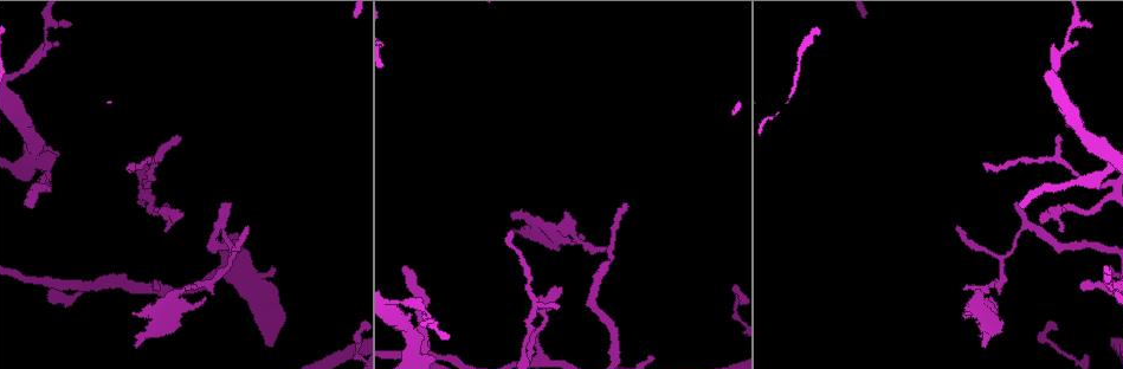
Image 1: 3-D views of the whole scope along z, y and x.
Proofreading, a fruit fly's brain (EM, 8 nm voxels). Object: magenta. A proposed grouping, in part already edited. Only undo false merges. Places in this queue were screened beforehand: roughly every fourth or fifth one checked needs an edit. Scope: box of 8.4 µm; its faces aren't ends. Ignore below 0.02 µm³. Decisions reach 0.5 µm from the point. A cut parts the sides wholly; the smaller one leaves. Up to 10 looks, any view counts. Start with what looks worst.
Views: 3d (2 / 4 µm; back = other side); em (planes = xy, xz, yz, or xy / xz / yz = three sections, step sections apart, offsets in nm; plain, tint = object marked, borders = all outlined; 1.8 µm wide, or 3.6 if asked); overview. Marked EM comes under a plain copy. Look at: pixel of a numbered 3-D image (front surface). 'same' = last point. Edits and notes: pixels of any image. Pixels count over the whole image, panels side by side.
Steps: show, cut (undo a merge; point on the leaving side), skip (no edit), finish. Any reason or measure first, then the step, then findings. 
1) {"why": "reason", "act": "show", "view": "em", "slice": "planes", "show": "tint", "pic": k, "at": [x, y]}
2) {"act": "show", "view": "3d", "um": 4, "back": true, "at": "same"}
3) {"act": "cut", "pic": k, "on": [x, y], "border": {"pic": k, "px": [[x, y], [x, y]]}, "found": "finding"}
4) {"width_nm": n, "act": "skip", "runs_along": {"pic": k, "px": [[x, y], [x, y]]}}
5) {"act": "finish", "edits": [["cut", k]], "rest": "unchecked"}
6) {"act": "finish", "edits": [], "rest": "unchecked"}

{"why": "abrupt turn", "act": "show", "view": "3d", "um": 4, "pic": 1, "at": [1028, 225]}

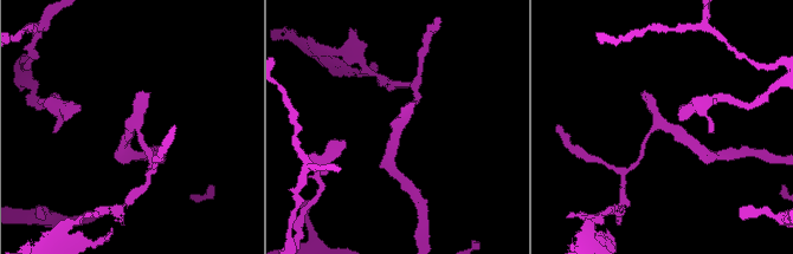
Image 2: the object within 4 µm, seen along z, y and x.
{"act": "show", "view": "em", "slice": "xz", "step": 16, "show": "tint", "pic": 2, "at": [656, 125]}

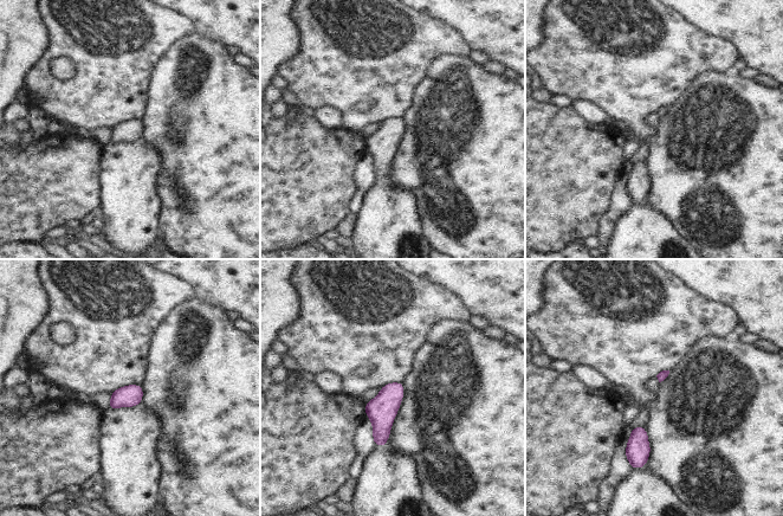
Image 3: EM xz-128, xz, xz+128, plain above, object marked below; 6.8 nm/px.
{"act": "show", "view": "em", "slice": "planes", "show": "tint", "at": "same"}

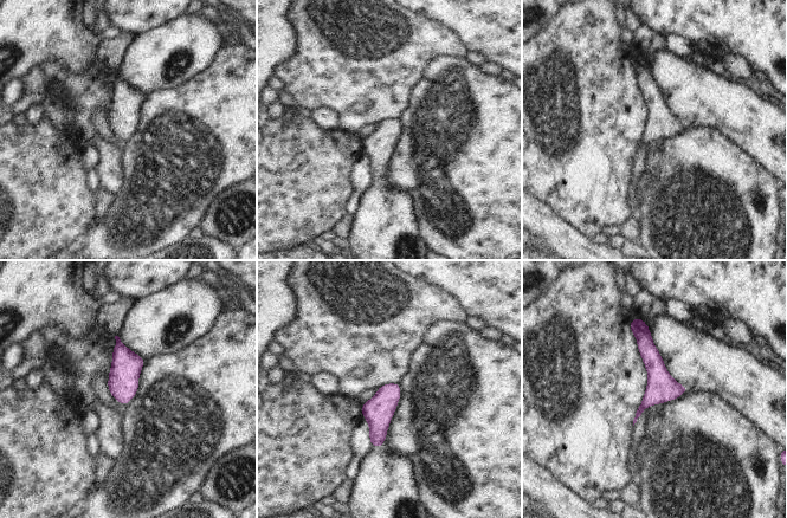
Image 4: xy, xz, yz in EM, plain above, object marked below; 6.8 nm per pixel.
{"act": "skip", "runs_along": {"pic": 4, "px": [[637, 324], [655, 364], [643, 406]]}, "found": "one neuron here"}

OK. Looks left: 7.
{"why": "calibre changes", "act": "show", "view": "em", "slice": "planes", "show": "tint", "pic": 1, "at": [145, 184]}

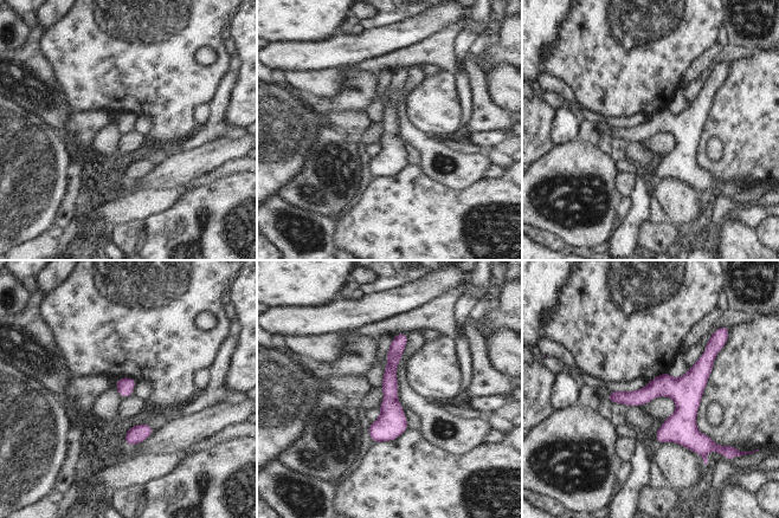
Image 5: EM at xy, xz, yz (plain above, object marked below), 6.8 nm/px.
{"width_nm": 110, "act": "skip", "runs_along": {"pic": 5, "px": [[709, 348], [682, 387], [611, 396]]}, "found": "all the same neuron"}

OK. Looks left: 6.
{"why": "sharp bend", "act": "show", "view": "em", "slice": "planes", "show": "tint", "pic": 1, "at": [422, 312]}

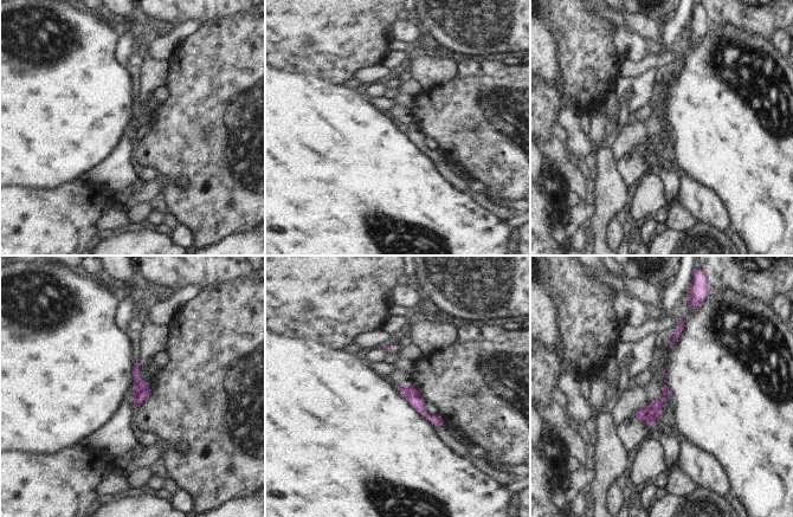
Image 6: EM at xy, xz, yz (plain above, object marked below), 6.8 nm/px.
{"width_nm": 110, "act": "cut", "pic": 6, "on": [144, 393], "found": "two neurons meet here"}

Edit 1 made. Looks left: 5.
{"why": "redraw", "act": "show", "view": "overview"}

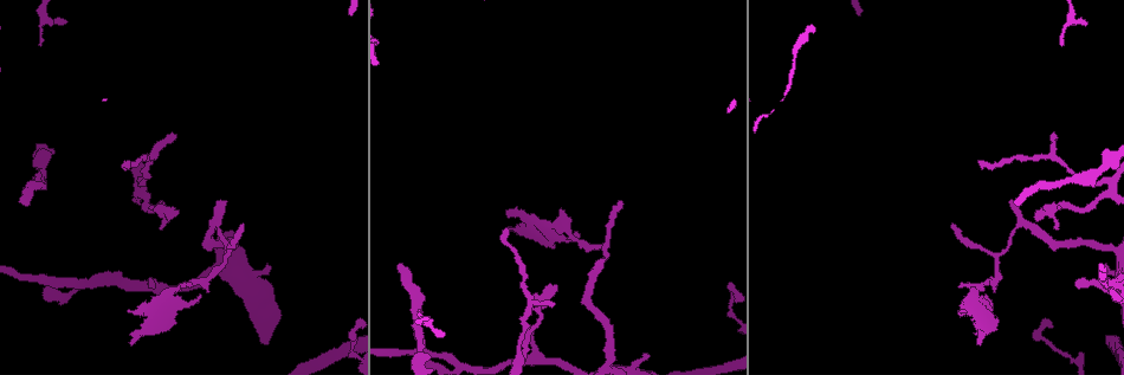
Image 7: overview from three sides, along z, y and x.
{"why": "calibre changes", "act": "show", "view": "em", "slice": "xy", "step": 4, "show": "tint", "pic": 7, "at": [611, 356]}

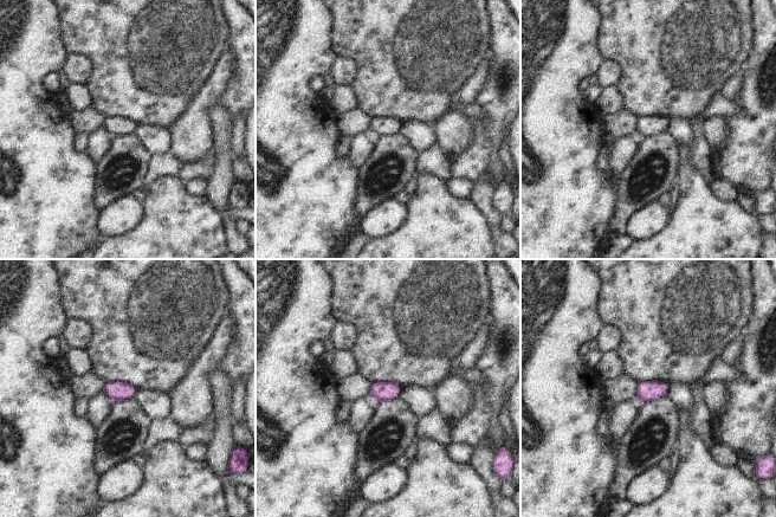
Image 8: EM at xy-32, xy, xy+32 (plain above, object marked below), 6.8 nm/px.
{"why": "another direction", "act": "show", "view": "em", "slice": "xz", "step": 16, "show": "tint", "at": "same"}

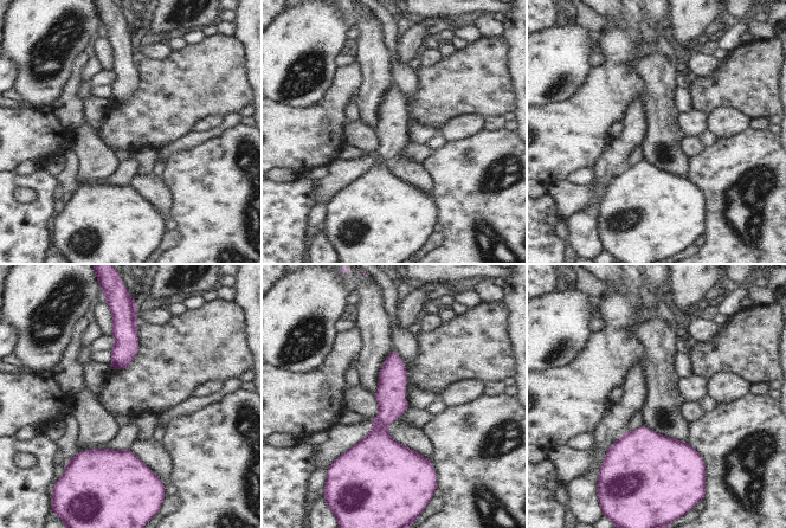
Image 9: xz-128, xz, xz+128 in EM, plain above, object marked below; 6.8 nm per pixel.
{"act": "skip", "runs_along": {"pic": 9, "px": [[393, 353], [381, 422], [388, 468]]}, "found": "one neuron here"}

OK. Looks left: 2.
{"act": "finish", "edits": [["cut", 6]], "rest": "unchecked"}

